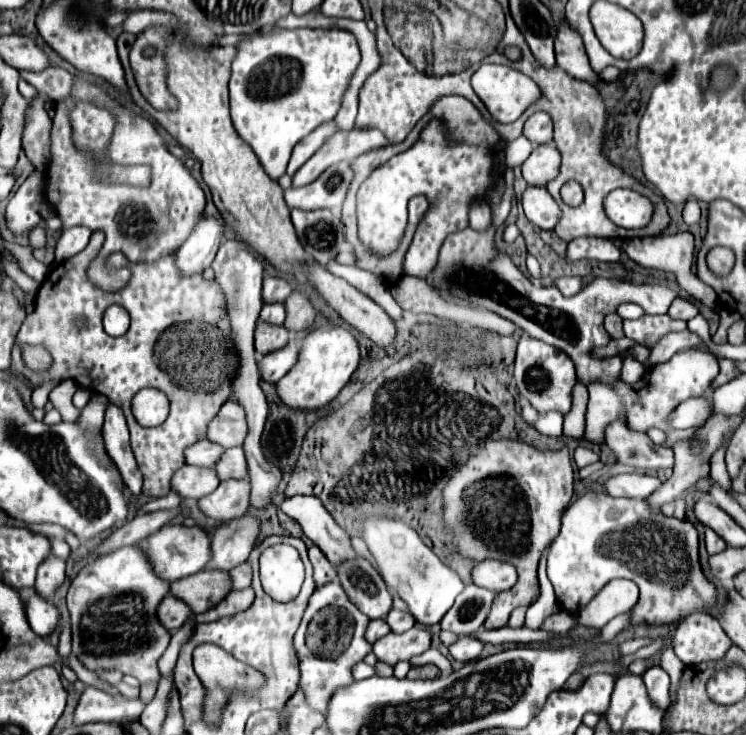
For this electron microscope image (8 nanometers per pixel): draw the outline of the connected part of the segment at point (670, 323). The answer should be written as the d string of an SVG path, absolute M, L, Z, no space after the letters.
M643 315L641 319L623 321L623 331L629 339L635 343L641 343L645 347L655 347L659 339L673 331L687 329L685 321L675 321L669 315Z

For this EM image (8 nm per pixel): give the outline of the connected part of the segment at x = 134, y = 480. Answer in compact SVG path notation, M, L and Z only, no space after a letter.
M107 403L105 409L105 425L103 425L103 439L107 453L115 461L117 469L123 475L125 485L131 489L131 493L141 493L143 487L143 475L137 469L135 455L129 445L129 429L125 423L125 413L115 403Z

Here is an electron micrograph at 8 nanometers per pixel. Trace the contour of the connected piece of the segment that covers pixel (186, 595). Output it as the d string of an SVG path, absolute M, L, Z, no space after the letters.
M203 569L169 585L169 593L185 601L195 615L215 607L229 593L229 575L225 571Z

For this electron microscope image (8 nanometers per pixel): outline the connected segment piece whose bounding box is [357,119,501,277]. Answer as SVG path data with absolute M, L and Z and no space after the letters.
M431 119L419 139L407 151L391 157L377 167L357 191L357 227L361 243L375 257L387 257L397 251L407 227L408 203L415 195L425 195L429 211L421 219L415 239L405 255L405 271L409 275L427 277L437 265L439 247L449 233L469 225L469 209L477 199L487 199L501 173L493 165L493 151L487 145L471 145L449 139L441 119Z

